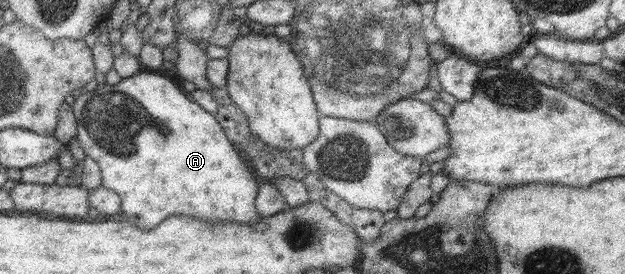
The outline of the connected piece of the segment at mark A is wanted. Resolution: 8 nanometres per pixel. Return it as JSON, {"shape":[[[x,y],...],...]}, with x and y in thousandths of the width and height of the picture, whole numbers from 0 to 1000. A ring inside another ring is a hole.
{"shape":[[[229,252],[197,285],[187,310],[168,303],[142,325],[117,354],[114,376],[123,434],[118,507],[128,518],[136,569],[157,595],[162,675],[190,708],[194,766],[206,796],[218,796],[218,825],[243,839],[269,788],[304,788],[330,810],[376,810],[397,825],[416,810],[419,788],[408,755],[416,672],[402,599],[362,496],[344,420],[310,372],[278,292]]]}

